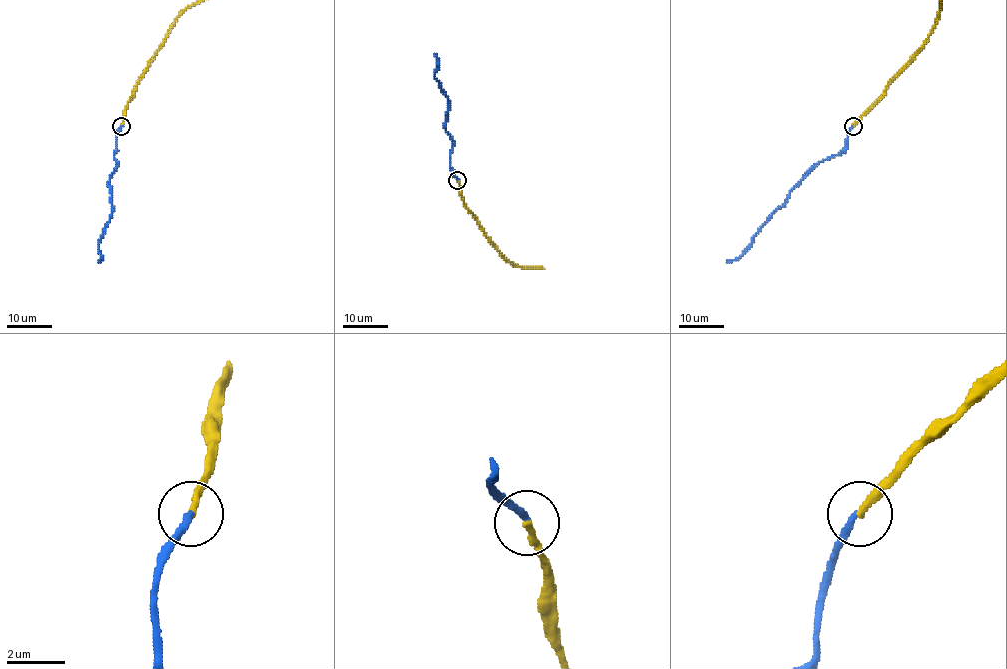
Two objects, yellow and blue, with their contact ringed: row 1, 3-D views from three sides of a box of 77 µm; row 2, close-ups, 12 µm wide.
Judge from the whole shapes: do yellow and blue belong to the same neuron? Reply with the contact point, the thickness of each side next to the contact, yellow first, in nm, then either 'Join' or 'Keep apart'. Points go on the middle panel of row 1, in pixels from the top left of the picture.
Place: (457, 180). Thickness 240 nm (yellow) against 240 nm. Keep apart

